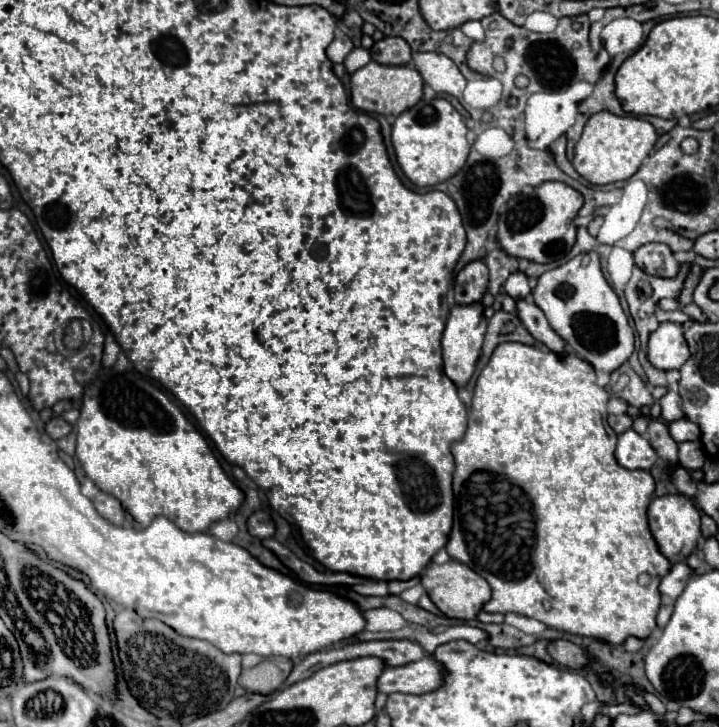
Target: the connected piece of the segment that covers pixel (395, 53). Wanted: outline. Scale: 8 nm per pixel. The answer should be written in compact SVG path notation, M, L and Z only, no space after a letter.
M386 36L374 42L374 46L370 48L370 54L372 54L372 60L376 60L378 64L390 64L390 66L402 66L412 60L412 50L408 42L396 36Z

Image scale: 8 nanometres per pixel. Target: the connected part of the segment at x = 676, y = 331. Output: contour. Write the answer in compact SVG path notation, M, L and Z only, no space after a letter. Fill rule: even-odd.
M662 322L658 330L650 334L648 360L658 370L678 370L688 358L690 350L684 340L684 330L680 324Z

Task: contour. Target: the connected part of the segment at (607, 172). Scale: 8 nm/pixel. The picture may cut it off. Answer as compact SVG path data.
M610 112L592 114L584 126L584 132L574 148L572 166L590 184L612 184L634 176L642 160L656 144L656 130L648 120L636 116L616 116Z

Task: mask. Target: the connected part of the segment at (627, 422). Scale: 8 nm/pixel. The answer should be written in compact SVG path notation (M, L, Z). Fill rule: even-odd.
M622 414L622 416L610 416L608 418L608 424L612 426L612 430L616 432L616 434L622 434L622 432L626 432L626 430L630 430L632 428L632 418L628 416L628 414Z

